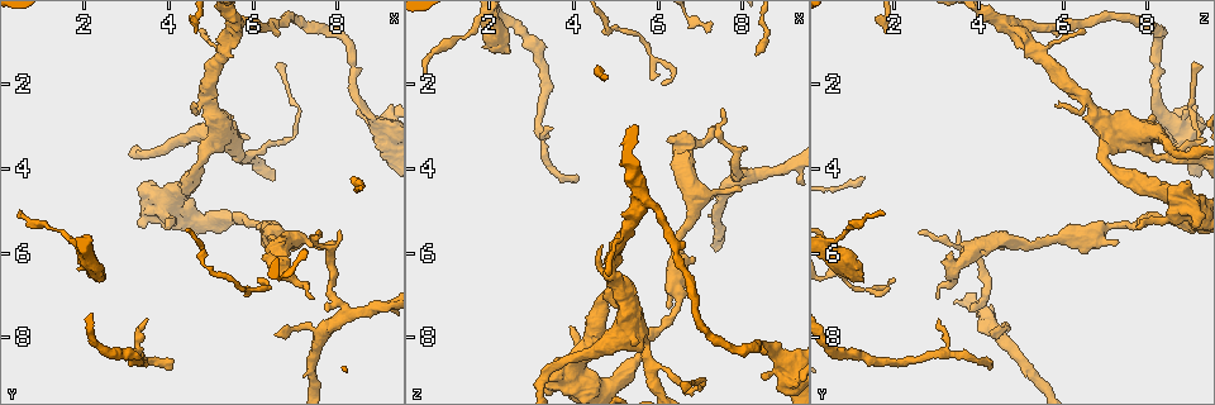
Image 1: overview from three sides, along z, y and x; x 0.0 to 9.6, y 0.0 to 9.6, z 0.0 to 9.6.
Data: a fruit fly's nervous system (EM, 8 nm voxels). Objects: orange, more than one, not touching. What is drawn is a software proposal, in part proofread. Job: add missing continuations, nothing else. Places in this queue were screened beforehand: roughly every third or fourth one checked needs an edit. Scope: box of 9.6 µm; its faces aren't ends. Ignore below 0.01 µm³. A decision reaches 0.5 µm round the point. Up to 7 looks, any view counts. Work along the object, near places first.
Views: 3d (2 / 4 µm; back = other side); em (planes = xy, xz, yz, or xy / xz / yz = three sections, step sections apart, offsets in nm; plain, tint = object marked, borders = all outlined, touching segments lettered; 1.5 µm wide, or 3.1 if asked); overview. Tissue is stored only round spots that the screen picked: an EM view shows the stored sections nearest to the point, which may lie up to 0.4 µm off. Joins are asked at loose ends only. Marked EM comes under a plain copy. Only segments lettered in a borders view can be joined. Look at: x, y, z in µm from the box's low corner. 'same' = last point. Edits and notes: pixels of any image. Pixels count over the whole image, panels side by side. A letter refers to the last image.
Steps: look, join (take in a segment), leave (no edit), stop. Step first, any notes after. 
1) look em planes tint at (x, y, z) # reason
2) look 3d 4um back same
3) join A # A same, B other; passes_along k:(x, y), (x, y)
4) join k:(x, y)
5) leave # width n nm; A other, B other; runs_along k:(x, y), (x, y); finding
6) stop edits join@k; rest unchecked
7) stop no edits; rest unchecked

look em planes tint at (7.35, 7.10, 2.95) # branch stops here

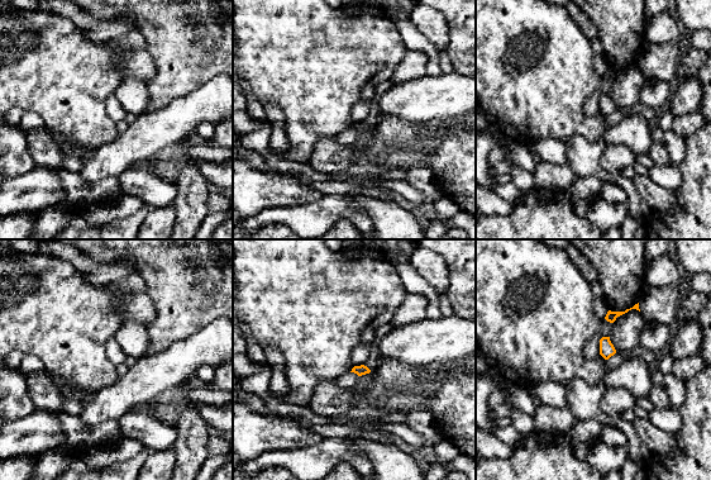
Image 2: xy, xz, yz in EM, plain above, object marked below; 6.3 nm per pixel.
look em planes borders same

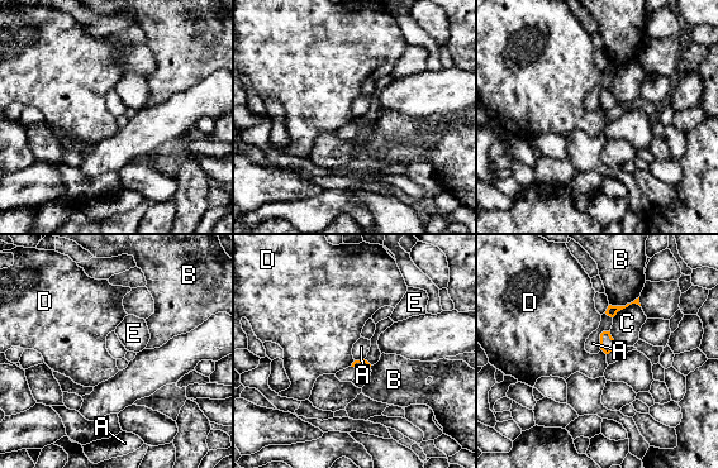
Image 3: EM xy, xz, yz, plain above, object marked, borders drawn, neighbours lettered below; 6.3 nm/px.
leave # longest_contact B 200 nm; A other, B other, C other, D other, E other; none of them fits

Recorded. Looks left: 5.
look em yz step 4 borders at (8.00, 5.75, 4.45) # tapers out

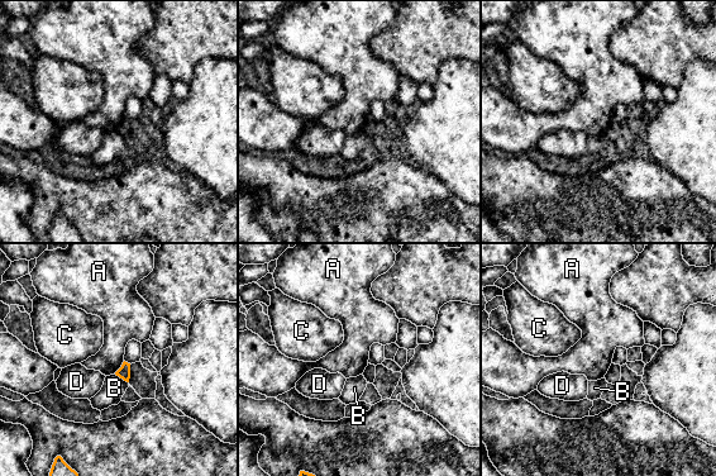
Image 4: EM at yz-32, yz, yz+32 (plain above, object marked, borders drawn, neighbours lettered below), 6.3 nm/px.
leave # longest_contact A 110 nm; A other, B other, C other, D other; border 4:(124, 361), (114, 374); no lettered segment goes on from it

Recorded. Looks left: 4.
look 3d 2um at (3.55, 7.60, 3.10) # tapers out

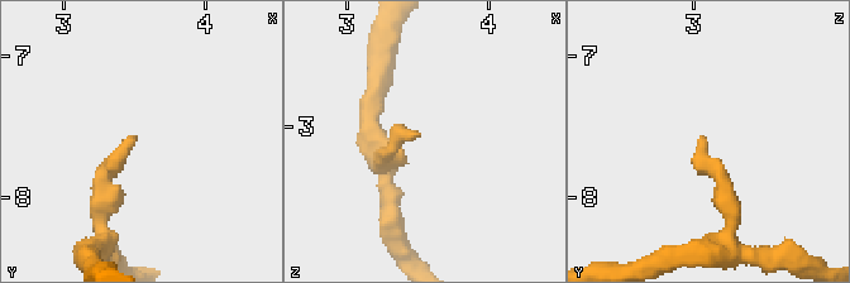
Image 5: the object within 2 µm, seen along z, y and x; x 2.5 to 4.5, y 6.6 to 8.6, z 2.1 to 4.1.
look em planes borders at (3.48, 7.58, 3.06)

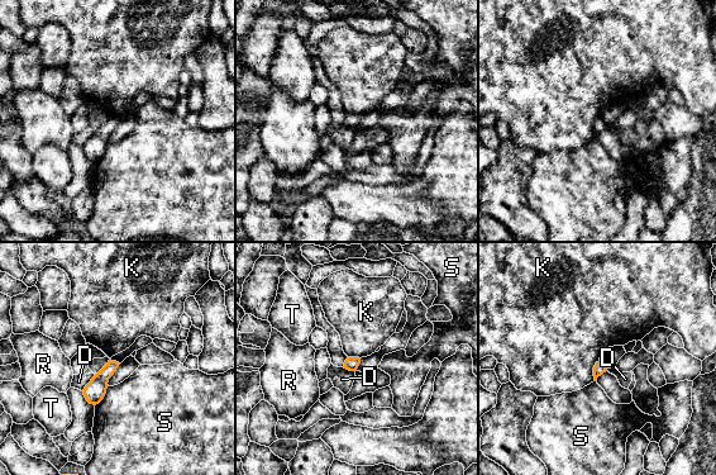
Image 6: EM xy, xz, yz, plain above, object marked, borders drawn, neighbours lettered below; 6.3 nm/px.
leave # D other, K other, R other, S other, T other; border 6:(598, 360), (593, 367), (593, 380); no lettered segment goes on from it

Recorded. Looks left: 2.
stop no edits; rest unchecked

